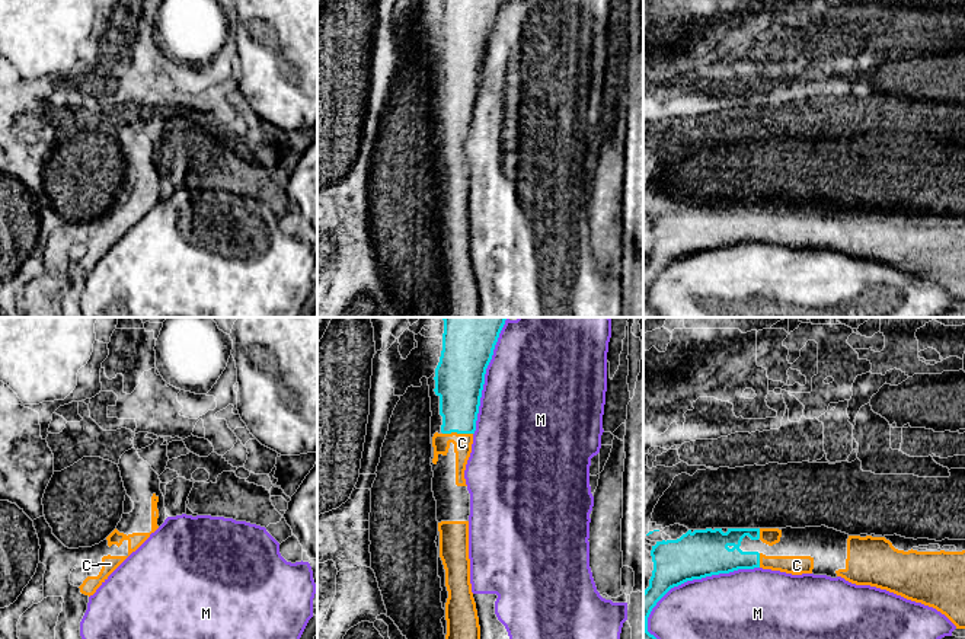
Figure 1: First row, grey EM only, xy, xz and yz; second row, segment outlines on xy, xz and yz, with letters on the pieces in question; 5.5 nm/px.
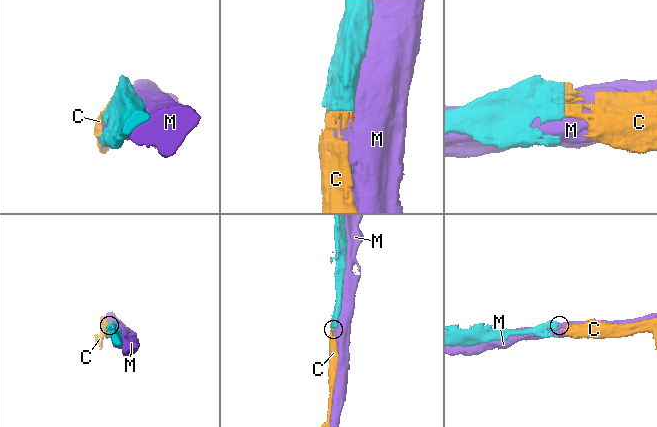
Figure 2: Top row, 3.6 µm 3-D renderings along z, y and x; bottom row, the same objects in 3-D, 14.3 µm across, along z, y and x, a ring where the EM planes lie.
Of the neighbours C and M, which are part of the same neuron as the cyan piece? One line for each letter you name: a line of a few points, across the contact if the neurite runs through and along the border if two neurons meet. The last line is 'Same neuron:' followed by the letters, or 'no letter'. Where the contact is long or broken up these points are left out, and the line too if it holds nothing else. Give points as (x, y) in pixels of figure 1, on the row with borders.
Same neuron: C

